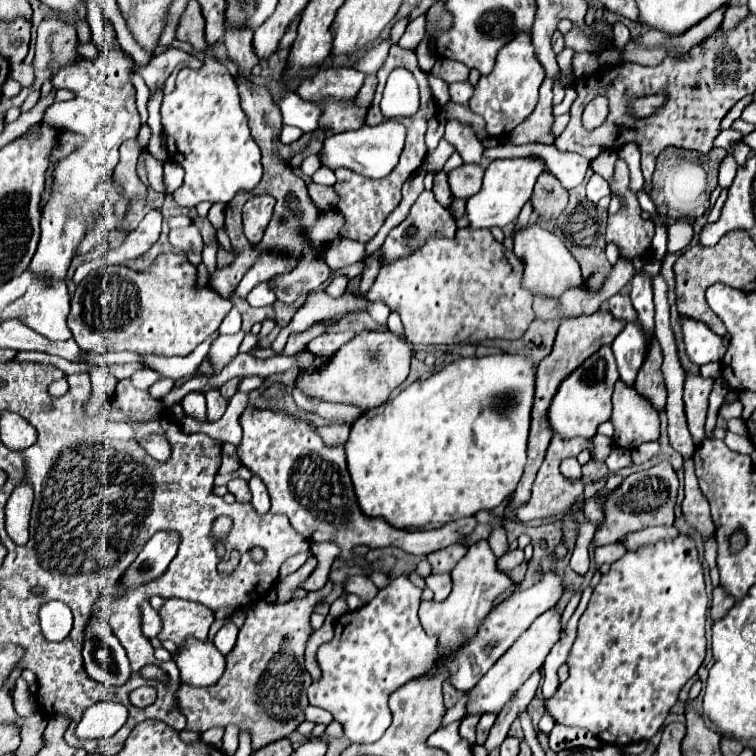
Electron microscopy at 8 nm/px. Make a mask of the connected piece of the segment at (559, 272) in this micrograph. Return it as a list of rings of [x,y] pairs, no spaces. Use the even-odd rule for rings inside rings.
[[[527,225],[525,229],[513,231],[513,253],[523,261],[525,275],[523,275],[523,287],[531,293],[539,293],[545,297],[561,297],[571,287],[585,287],[581,279],[581,269],[573,255],[565,249],[565,245],[549,231],[545,231],[539,225]]]

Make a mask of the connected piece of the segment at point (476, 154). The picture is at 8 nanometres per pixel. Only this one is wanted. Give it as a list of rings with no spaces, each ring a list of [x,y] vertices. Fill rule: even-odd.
[[[449,119],[447,125],[445,125],[445,135],[443,137],[455,147],[455,151],[461,155],[461,159],[465,163],[479,163],[481,161],[483,145],[475,137],[475,133],[469,125],[465,125],[457,119]]]

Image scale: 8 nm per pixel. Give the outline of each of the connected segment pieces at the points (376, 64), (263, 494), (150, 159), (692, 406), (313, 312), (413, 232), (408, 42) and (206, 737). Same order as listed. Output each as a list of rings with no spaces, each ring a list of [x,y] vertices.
[[[381,41],[379,45],[371,47],[357,63],[353,63],[355,69],[363,71],[363,73],[371,73],[375,75],[381,67],[383,67],[383,61],[387,59],[387,53],[389,53],[389,47],[391,47],[391,41]]]
[[[251,477],[249,481],[249,489],[251,489],[251,495],[253,495],[253,507],[257,513],[267,513],[269,511],[269,493],[267,493],[267,487],[263,485],[263,481],[259,477]]]
[[[145,151],[147,153],[147,161],[145,161],[145,165],[147,165],[147,175],[149,175],[149,185],[157,191],[157,193],[167,193],[167,189],[165,189],[165,181],[163,181],[163,163],[161,161],[157,161],[149,151]]]
[[[685,373],[683,403],[685,403],[687,427],[691,429],[691,437],[695,441],[695,447],[699,447],[705,441],[703,425],[705,425],[705,413],[707,413],[707,399],[709,399],[713,383],[715,383],[713,379]]]
[[[311,293],[307,297],[307,301],[295,311],[291,323],[285,329],[281,329],[281,333],[277,335],[277,339],[273,341],[271,348],[275,352],[281,353],[287,343],[287,337],[291,333],[301,333],[307,327],[311,327],[313,323],[317,323],[321,319],[329,319],[337,313],[347,313],[349,315],[349,313],[355,313],[359,309],[367,309],[367,303],[369,303],[367,299],[363,299],[363,297],[355,299],[347,293],[341,295],[339,299],[333,299],[327,293]]]
[[[423,191],[413,203],[409,215],[387,235],[383,243],[383,261],[395,261],[421,247],[427,237],[443,235],[453,237],[457,233],[455,219],[441,207],[431,191]]]
[[[419,15],[417,19],[413,19],[409,25],[407,25],[407,31],[403,33],[403,37],[399,39],[399,47],[403,49],[417,49],[417,45],[423,41],[425,37],[425,17]]]
[[[209,729],[209,731],[201,733],[201,739],[203,739],[207,745],[215,745],[217,749],[221,747],[221,737],[223,737],[223,729]]]

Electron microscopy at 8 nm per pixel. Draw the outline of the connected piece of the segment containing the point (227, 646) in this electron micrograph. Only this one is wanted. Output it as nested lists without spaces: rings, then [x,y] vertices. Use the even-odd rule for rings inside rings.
[[[227,621],[227,623],[217,631],[213,643],[215,643],[215,647],[217,647],[223,655],[227,655],[227,653],[233,649],[235,639],[237,639],[237,631],[239,631],[237,625],[233,625],[231,621]]]

